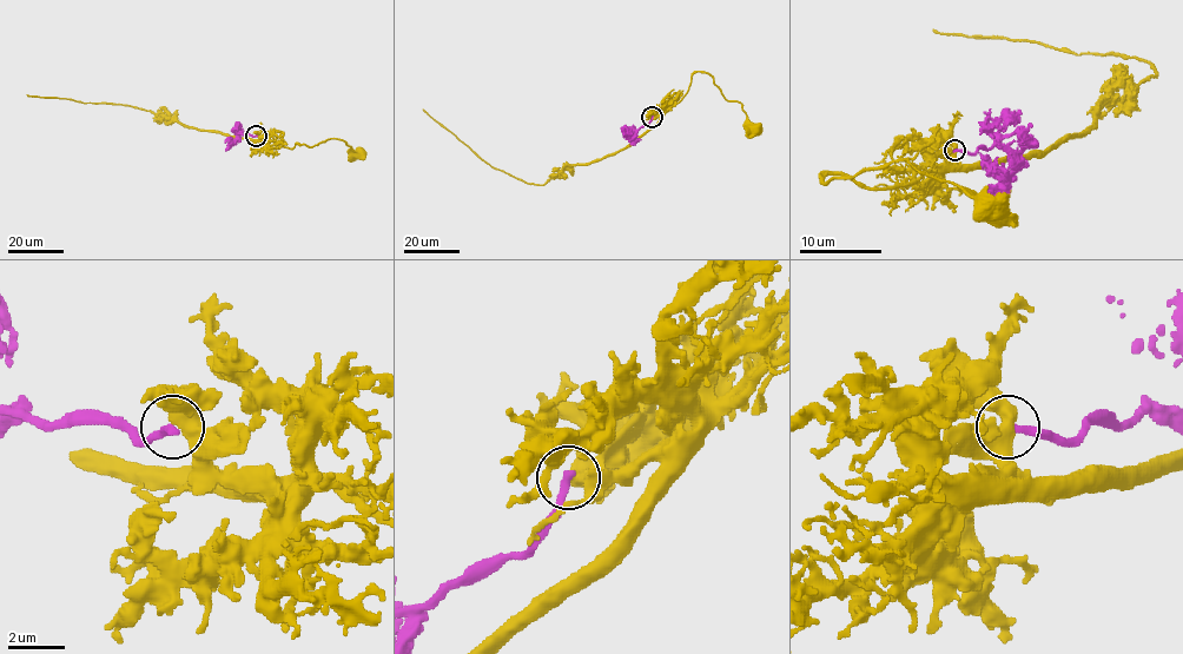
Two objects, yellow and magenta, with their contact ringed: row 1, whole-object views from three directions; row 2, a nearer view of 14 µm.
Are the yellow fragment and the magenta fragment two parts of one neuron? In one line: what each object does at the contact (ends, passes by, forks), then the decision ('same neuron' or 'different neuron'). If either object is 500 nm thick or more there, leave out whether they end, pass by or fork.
yellow passes by | magenta ends | different neuron

